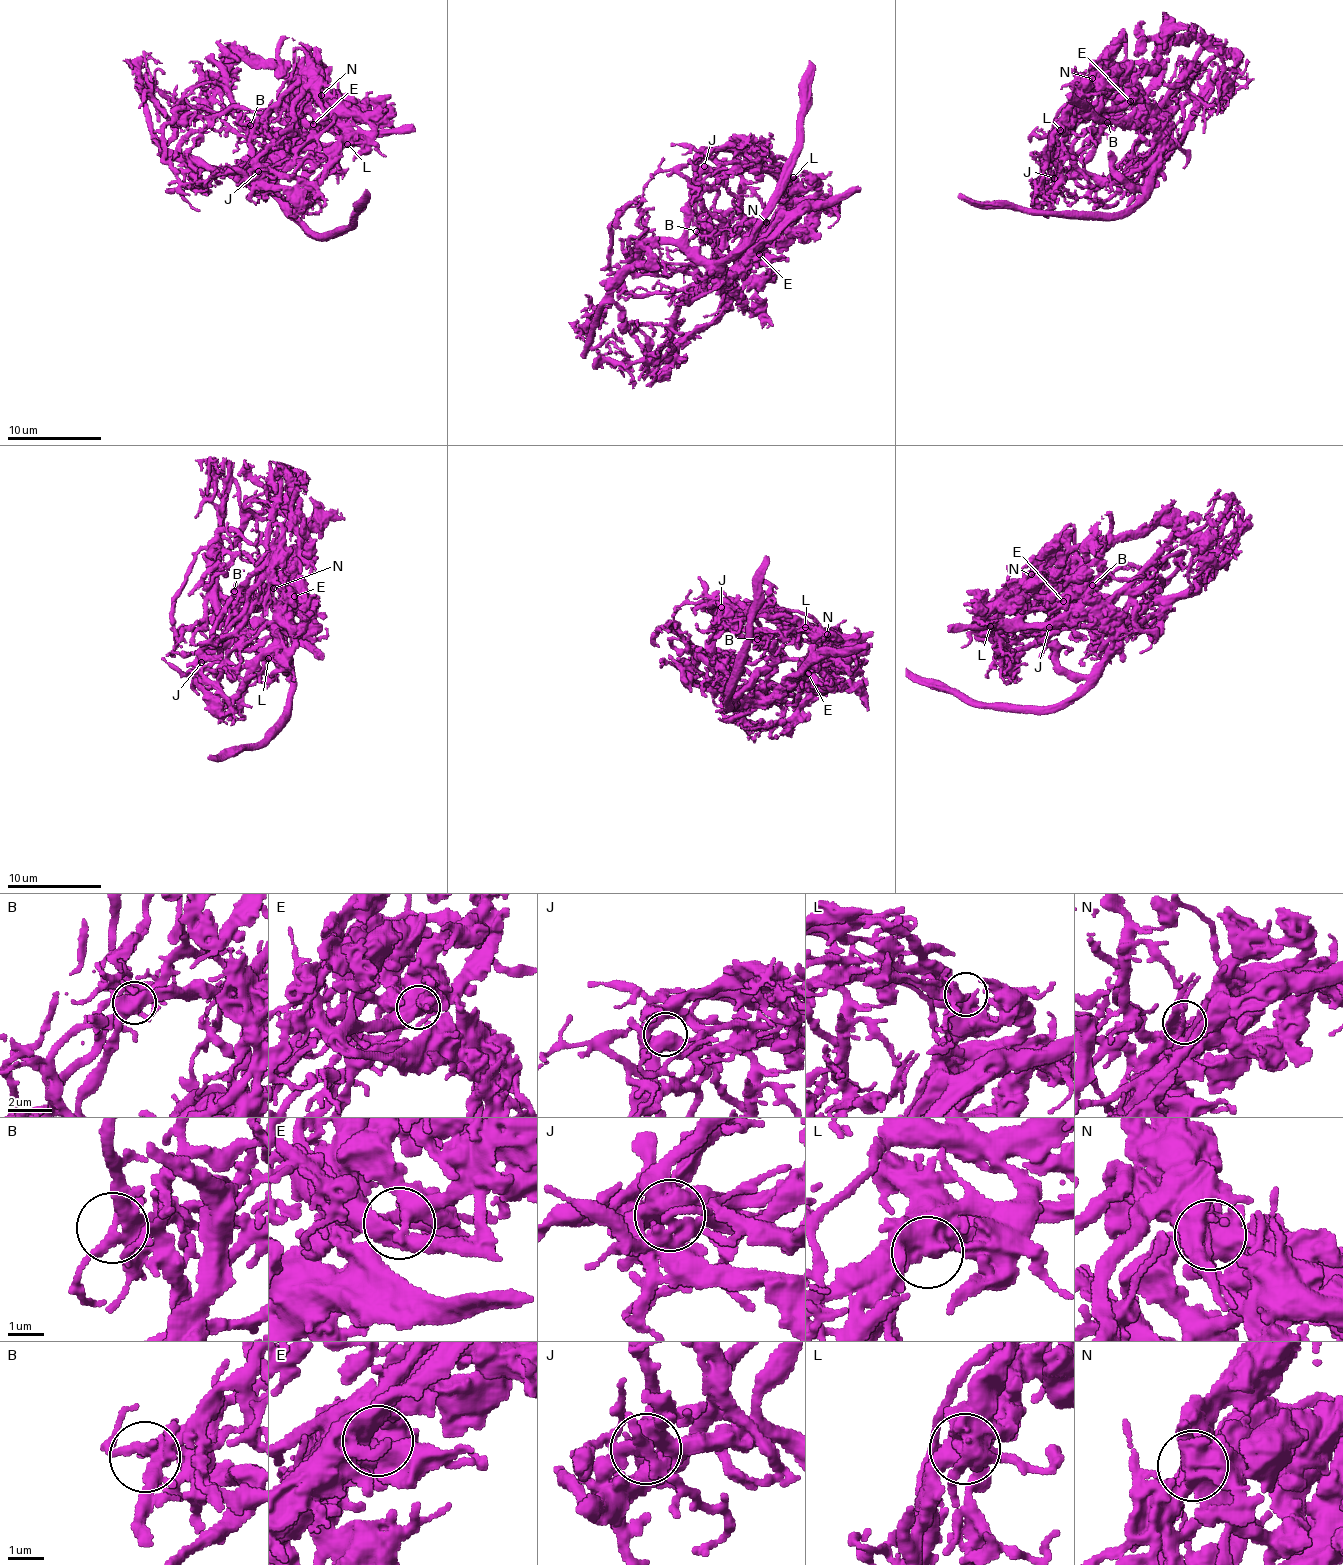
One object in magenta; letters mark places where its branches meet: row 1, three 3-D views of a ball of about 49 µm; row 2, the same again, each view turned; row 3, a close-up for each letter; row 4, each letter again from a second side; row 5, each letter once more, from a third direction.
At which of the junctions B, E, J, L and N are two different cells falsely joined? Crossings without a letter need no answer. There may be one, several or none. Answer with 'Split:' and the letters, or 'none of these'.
Split: J

